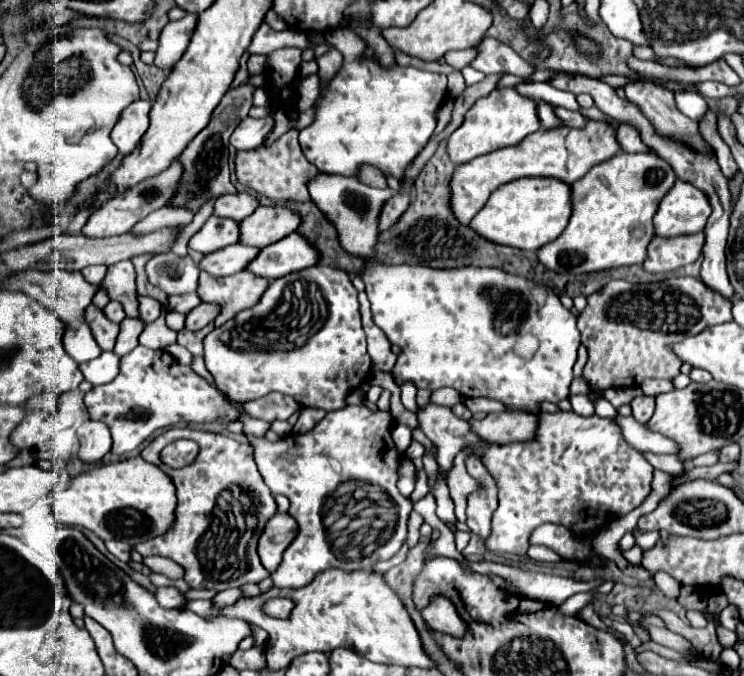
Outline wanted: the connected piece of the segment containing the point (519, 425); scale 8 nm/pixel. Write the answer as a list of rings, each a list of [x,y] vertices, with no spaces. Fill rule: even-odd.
[[[499,412],[487,414],[483,420],[471,420],[471,430],[485,444],[529,442],[537,432],[537,414],[527,412]]]

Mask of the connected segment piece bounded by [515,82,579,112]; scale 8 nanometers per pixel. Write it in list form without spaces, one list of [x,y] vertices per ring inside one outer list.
[[[533,82],[533,84],[519,84],[515,86],[521,94],[537,100],[537,102],[545,102],[551,106],[563,106],[567,110],[579,110],[579,104],[575,100],[575,96],[571,92],[561,92],[545,82]]]

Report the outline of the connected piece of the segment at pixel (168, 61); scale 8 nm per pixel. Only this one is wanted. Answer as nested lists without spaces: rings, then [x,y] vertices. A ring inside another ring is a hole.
[[[187,14],[185,18],[169,22],[163,28],[159,36],[159,46],[155,50],[155,62],[153,62],[157,68],[171,70],[177,64],[177,60],[183,56],[183,52],[189,46],[195,22],[197,22],[197,16]]]

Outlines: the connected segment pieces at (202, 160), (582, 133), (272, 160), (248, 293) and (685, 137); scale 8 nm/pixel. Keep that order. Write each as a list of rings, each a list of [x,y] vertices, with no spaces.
[[[249,82],[231,88],[227,96],[221,100],[221,104],[215,108],[211,122],[183,150],[179,160],[185,168],[185,174],[179,186],[179,194],[171,200],[171,204],[185,204],[193,212],[197,212],[197,208],[205,202],[207,196],[235,192],[235,186],[231,184],[231,176],[229,176],[229,136],[237,128],[237,124],[247,116],[247,110],[253,106],[253,92],[255,86]]]
[[[587,120],[585,128],[559,126],[551,130],[537,130],[517,146],[509,146],[505,150],[497,150],[493,154],[485,154],[467,164],[461,164],[455,170],[451,182],[451,208],[461,224],[469,224],[471,218],[485,206],[491,192],[501,184],[525,176],[553,176],[573,184],[593,166],[613,158],[619,150],[621,146],[617,142],[617,126],[601,120]]]
[[[289,130],[271,146],[261,146],[251,152],[237,152],[235,168],[237,168],[239,182],[257,192],[263,192],[271,198],[307,202],[309,200],[307,182],[309,182],[309,178],[313,178],[317,174],[317,168],[303,156],[301,146],[297,142],[297,134],[299,134],[297,130]]]
[[[201,270],[197,292],[203,298],[203,302],[217,302],[223,306],[219,318],[213,322],[215,326],[221,326],[237,312],[255,306],[261,294],[267,290],[267,286],[269,282],[265,278],[249,274],[247,270],[225,278],[213,278],[211,274],[205,274]]]
[[[633,80],[633,82],[627,82],[623,86],[623,90],[625,90],[627,98],[631,98],[635,104],[639,104],[639,108],[645,112],[645,116],[653,122],[653,126],[661,134],[667,134],[673,140],[681,140],[681,142],[693,146],[695,150],[709,152],[707,142],[699,134],[697,122],[683,116],[675,108],[673,92],[659,84],[653,84],[653,88],[645,88],[645,86],[647,86],[647,82]]]

